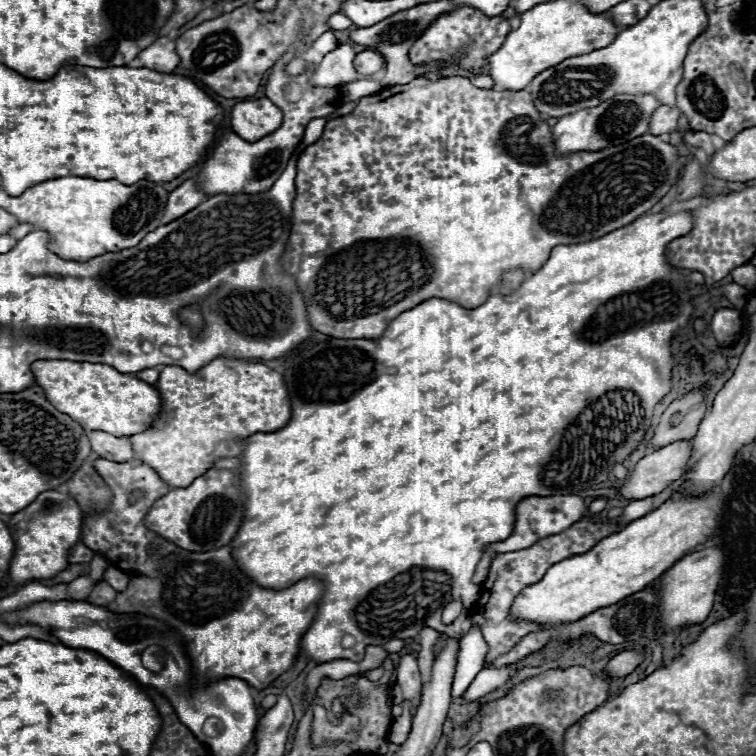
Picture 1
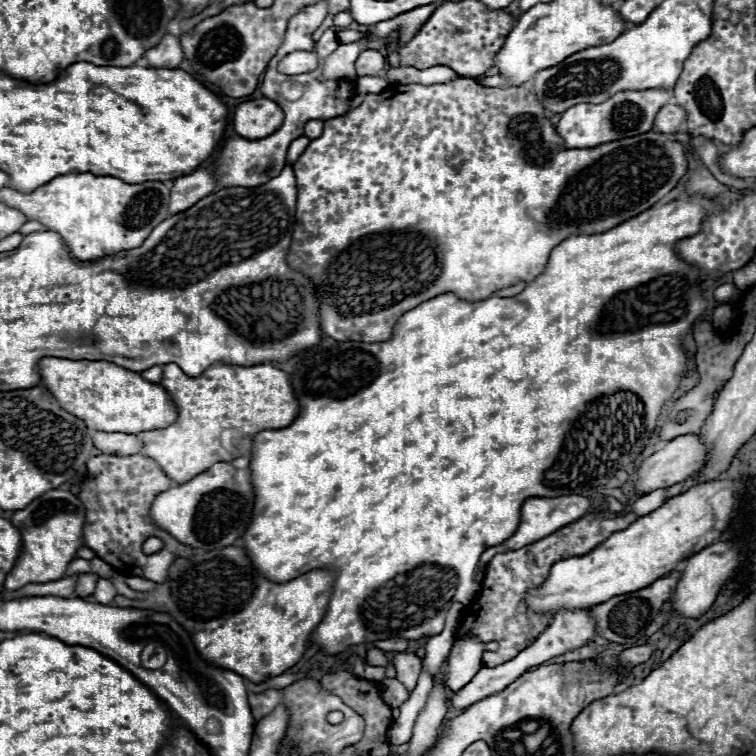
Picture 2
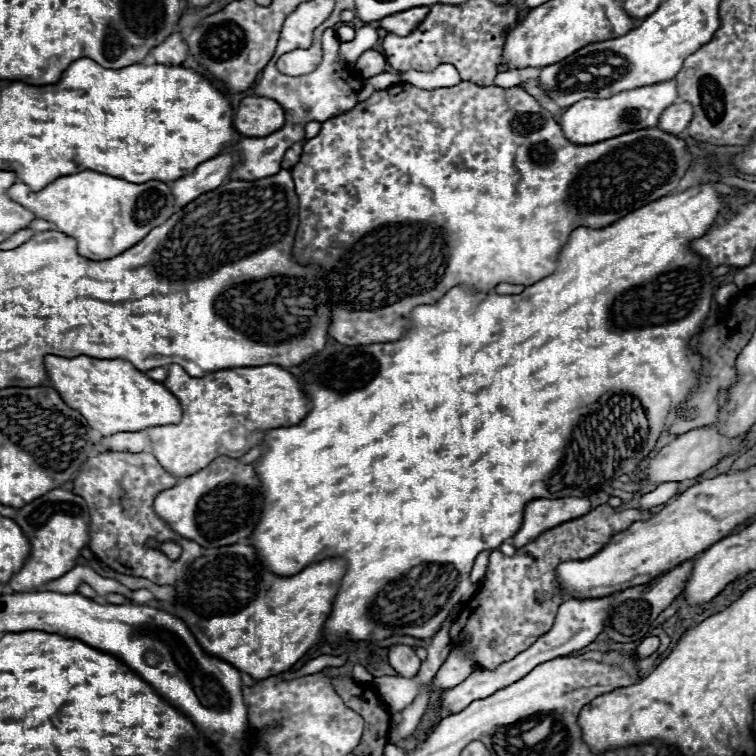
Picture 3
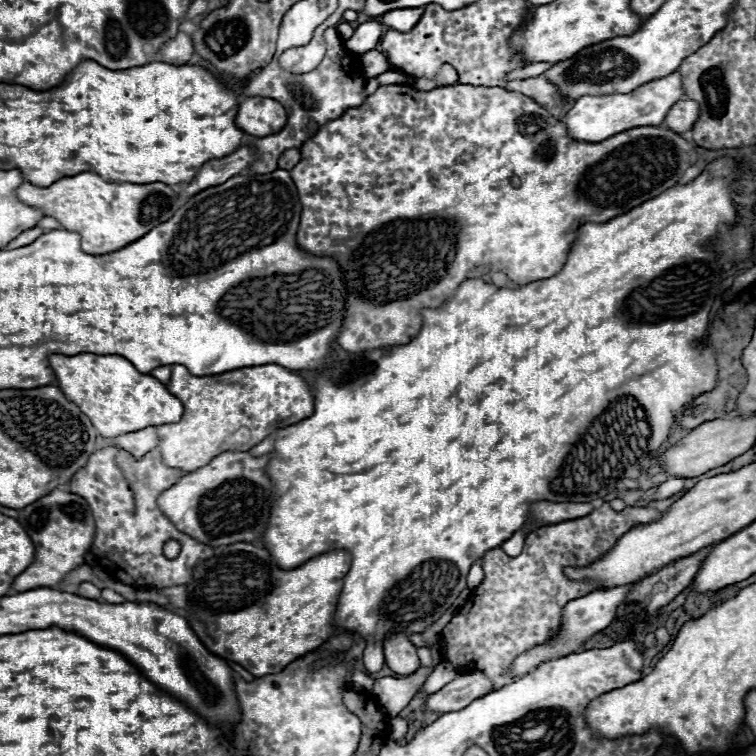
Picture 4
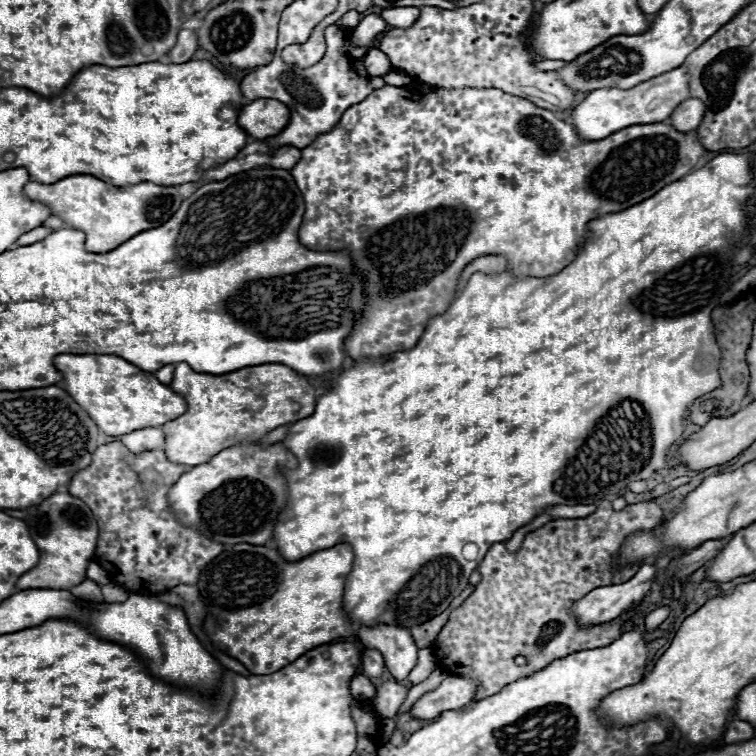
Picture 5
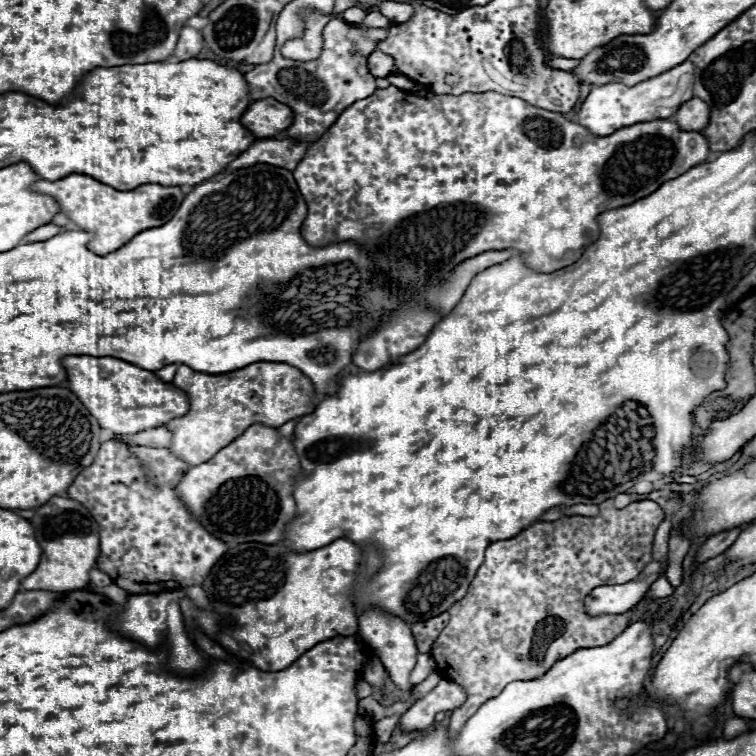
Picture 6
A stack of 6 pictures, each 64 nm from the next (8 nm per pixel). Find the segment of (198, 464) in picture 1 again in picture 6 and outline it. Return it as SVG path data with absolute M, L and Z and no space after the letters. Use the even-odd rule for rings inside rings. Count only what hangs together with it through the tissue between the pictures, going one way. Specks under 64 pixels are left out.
M256 362L226 374L204 374L186 364L178 364L172 384L188 394L190 410L182 418L174 418L166 424L172 432L168 450L190 466L210 460L220 448L226 448L254 424L278 428L288 420L314 412L320 402L310 378L284 362Z

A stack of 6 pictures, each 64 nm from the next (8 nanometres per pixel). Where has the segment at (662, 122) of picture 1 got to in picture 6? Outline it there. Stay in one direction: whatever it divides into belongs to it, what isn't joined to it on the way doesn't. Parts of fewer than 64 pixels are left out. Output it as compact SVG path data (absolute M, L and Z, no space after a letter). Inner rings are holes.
M692 98L678 108L678 112L674 114L674 122L680 126L680 130L686 132L702 130L704 124L708 124L708 116L710 116L708 104L704 104L704 100L700 98Z

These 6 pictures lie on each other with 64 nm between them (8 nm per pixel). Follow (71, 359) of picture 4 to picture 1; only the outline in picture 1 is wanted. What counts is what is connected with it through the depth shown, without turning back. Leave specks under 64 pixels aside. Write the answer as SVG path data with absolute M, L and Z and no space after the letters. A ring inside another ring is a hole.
M38 360L32 366L34 382L44 390L48 402L72 416L84 430L102 430L112 436L132 436L146 430L160 412L160 396L152 384L118 372L106 364Z

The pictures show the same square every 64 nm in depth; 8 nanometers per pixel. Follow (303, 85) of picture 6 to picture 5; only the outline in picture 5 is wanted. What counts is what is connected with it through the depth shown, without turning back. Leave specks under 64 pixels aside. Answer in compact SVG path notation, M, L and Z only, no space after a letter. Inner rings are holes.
M336 24L326 28L326 44L328 44L328 48L326 48L324 58L310 68L298 70L298 68L284 64L280 58L280 52L276 50L274 60L268 66L256 68L252 74L248 74L242 80L240 88L248 100L274 98L274 100L284 102L290 108L288 126L280 134L266 138L264 142L268 146L304 148L304 144L310 144L314 140L314 136L320 136L320 132L328 132L328 128L332 128L332 124L336 124L336 120L340 120L340 116L352 104L358 104L372 92L370 76L368 76L366 68L362 66L362 58L368 48L352 46L348 34Z

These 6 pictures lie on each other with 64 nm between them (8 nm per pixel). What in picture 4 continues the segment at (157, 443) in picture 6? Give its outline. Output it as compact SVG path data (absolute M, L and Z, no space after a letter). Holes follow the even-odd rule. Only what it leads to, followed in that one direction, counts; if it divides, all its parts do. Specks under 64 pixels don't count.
M144 428L144 430L138 430L138 432L128 432L128 434L120 434L114 438L112 442L116 448L122 448L130 454L134 454L136 458L144 456L146 452L154 450L156 448L156 432L154 428Z

